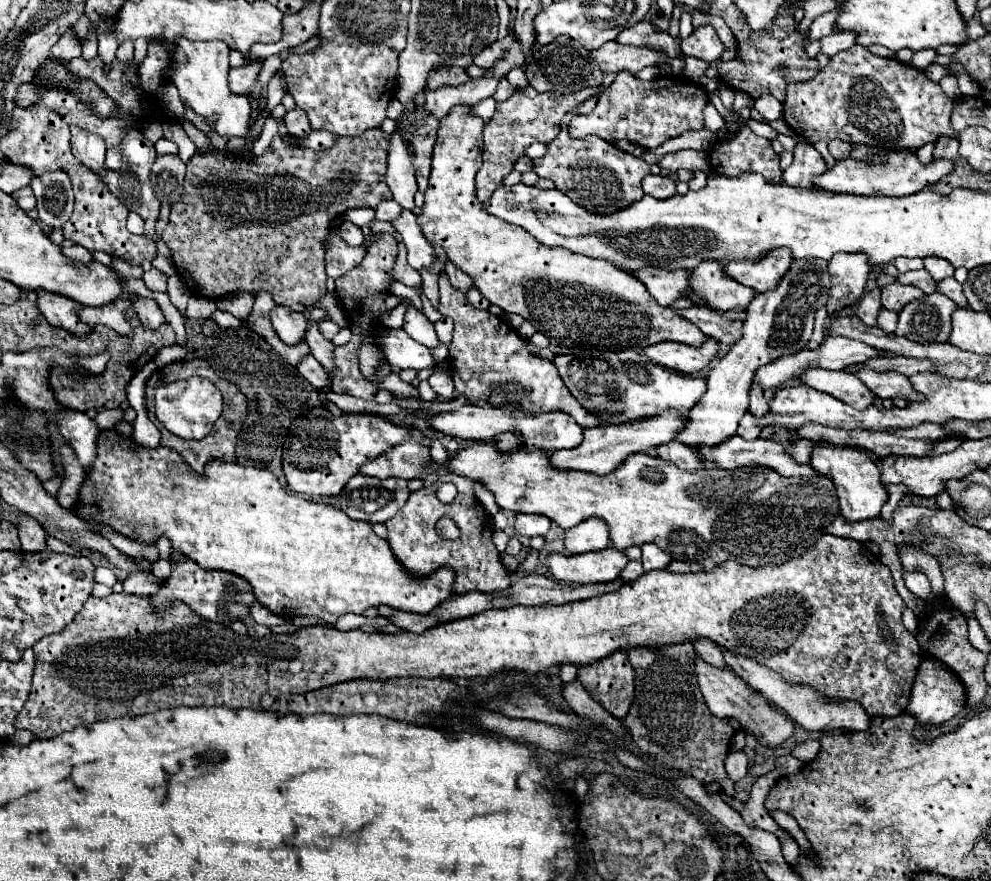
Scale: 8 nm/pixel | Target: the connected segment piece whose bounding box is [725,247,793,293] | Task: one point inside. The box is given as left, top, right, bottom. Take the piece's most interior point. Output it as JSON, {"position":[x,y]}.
{"position":[763,275]}

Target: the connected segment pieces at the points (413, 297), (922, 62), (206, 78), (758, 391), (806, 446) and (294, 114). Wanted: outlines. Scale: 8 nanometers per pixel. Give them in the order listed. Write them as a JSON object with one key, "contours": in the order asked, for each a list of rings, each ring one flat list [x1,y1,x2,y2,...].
{"contours":[[[396,281,390,287,389,293,409,299,417,309,422,311,422,301,415,289,407,287,403,283]],[[923,49,923,51,913,53,911,65,913,65,915,69,925,69,927,65,933,63,933,59,935,59,935,51,933,51,933,49]],[[179,37,173,47,173,79,171,83,177,87,183,105,191,107,197,115,217,117,215,131,229,137,243,137,249,129,249,113,251,105,245,95,235,95,229,91,227,73,229,73,229,47,221,41,209,43,193,43,185,37]],[[753,383,753,387,751,387,751,403,749,403,749,411,751,411,755,417,763,417,765,411,769,411,767,399,765,399,763,389,761,389,759,383]],[[799,439,795,445,791,445,787,449,787,453,797,461,797,463,809,463,809,455,813,451,815,443,809,441,809,439]],[[295,107,295,109,287,111,287,115,285,115,285,119,283,119,283,121,285,121,287,129,289,129,289,135,293,135,293,137,297,137,297,139,303,139,305,135,309,135,309,133,311,133,309,119,307,119,305,111,301,111,299,107]]]}

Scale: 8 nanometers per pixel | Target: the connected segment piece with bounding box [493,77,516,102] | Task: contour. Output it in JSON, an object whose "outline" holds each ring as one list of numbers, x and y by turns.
{"outline":[[504,77,497,85,497,89,493,95,493,98,498,101,505,101,508,99,516,90,510,85,507,79]]}

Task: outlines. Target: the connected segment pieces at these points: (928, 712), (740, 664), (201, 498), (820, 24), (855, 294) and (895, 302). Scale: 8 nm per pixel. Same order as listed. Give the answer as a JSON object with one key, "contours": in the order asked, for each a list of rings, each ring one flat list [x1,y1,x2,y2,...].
{"contours":[[[923,659,917,669,911,699,907,705,907,715,915,717,919,723,939,725,955,717,963,707,965,707,965,687,957,679,957,675,951,673,943,663,935,663,935,659]],[[723,651,723,659,725,659,725,663,729,665,729,669,735,675,745,679,745,683,749,687,753,687,757,693,765,695,765,699,769,703,773,703,789,719,793,719,795,723,799,723,807,731,835,731,835,729,841,729,841,731,865,731,869,727,869,715,865,715,865,711,861,711,861,707,857,707,857,703,825,701,811,687,793,687,793,685,781,681,781,677,775,671,771,671,769,667,759,665,757,661,749,659,745,655,733,653,733,651]],[[117,429,99,433,97,459,79,489,75,513,91,525,105,523,119,535,139,543,155,543,165,535,173,551,189,557,199,567,229,571,249,581,255,599,283,619,313,615,327,623,335,623,339,615,363,613,379,603,399,611,429,613,451,597,451,571,437,571,431,579,409,579,409,575,401,571,401,563,393,559,385,539,377,537,369,523,353,521,331,505,295,497,295,493,281,487,271,471,243,467,239,463,209,461,203,475,199,475,177,451,163,445,155,449,141,447]],[[833,9,833,11,829,11,829,13,819,15,819,17,813,21,811,29,809,29,809,41,821,39,821,37,829,35,829,33,833,31,833,25,835,25,837,17,839,17,839,9]],[[863,253,833,255,833,259,829,261,829,275,831,275,831,289,827,301,829,315,861,299,869,271,871,271,869,257]],[[891,283,887,287,881,289,881,305,889,311,899,313,907,303,911,303,913,299,921,299,925,293,919,287,911,287,911,285,901,285,901,283]]]}

